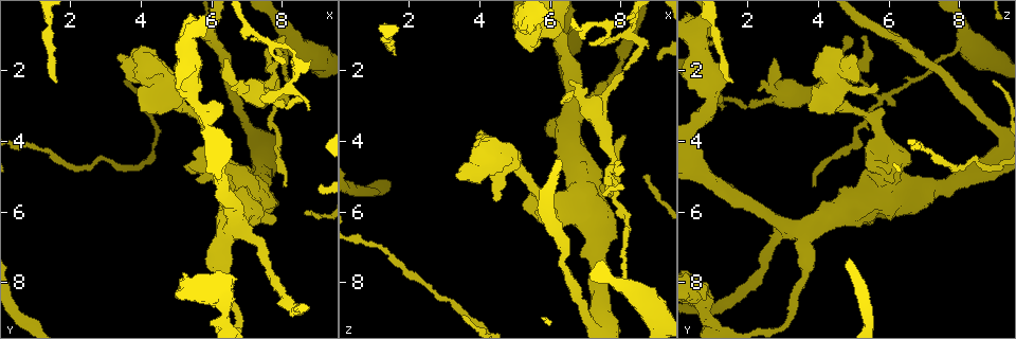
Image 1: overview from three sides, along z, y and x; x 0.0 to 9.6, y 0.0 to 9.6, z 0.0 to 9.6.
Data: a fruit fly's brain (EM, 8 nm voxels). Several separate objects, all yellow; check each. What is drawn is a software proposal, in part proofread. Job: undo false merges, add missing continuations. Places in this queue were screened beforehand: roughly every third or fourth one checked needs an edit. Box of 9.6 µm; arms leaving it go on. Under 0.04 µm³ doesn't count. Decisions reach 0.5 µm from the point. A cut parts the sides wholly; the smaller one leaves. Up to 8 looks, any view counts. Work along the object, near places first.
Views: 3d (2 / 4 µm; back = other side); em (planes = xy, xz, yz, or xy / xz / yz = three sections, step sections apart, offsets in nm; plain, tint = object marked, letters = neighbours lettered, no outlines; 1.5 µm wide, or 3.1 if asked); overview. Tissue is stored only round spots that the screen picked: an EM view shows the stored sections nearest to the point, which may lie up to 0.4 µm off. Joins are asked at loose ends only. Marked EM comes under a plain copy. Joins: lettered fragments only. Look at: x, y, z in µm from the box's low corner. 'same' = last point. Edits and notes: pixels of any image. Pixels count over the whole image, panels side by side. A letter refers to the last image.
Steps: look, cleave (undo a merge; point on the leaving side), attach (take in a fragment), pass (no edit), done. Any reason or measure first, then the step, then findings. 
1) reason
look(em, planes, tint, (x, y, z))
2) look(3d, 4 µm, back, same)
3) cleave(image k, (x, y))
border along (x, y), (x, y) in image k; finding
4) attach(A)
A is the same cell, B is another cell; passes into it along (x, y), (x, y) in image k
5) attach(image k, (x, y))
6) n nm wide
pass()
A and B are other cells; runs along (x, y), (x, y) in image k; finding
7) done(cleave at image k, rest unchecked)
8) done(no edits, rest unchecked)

two arms in line, one across
look(em, yz, step 8, tint, (8.05, 2.75, 5.90))

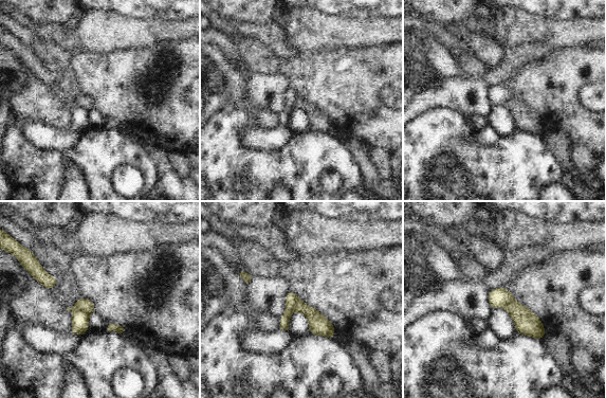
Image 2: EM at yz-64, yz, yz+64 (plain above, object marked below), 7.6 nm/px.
look(em, planes, letters, same)

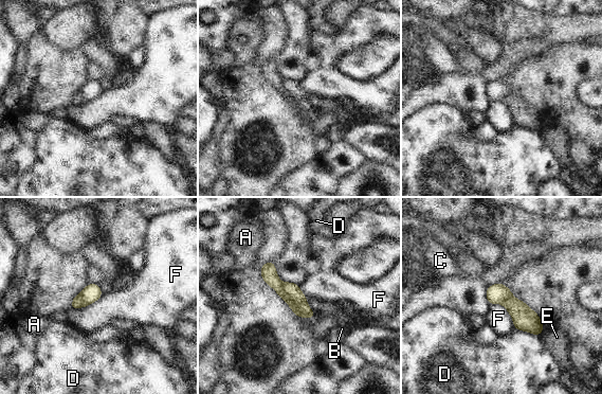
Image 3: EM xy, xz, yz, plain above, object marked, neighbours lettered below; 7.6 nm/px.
F touches over 260 nm
cleave(image 3, (269, 274))
A, B, C, D, E and F are other cells; border along (281, 283), (283, 290), (304, 317) in image 3; two neurons meet here

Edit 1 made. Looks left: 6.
branch stops here
look(3d, 4 µm, (3.55, 2.30, 8.95))

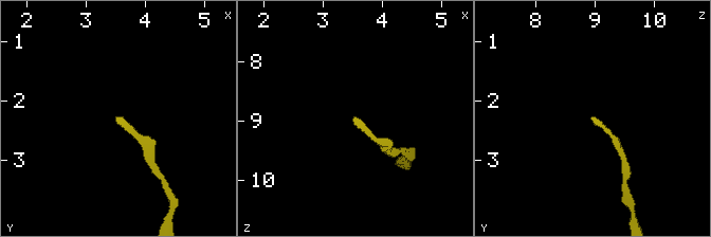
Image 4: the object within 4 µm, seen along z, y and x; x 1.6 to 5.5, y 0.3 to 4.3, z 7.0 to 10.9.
need the tissue
look(em, planes, letters, (3.55, 2.30, 8.95))

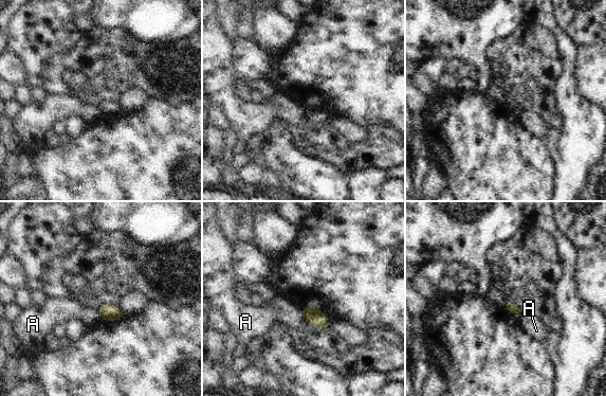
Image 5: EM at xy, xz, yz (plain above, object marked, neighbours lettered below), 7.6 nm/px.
pass()
A is another cell; border along (300, 309), (307, 323) in image 5; no lettered fragment goes on from it

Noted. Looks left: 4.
done(cleave at image 3, rest unchecked)

